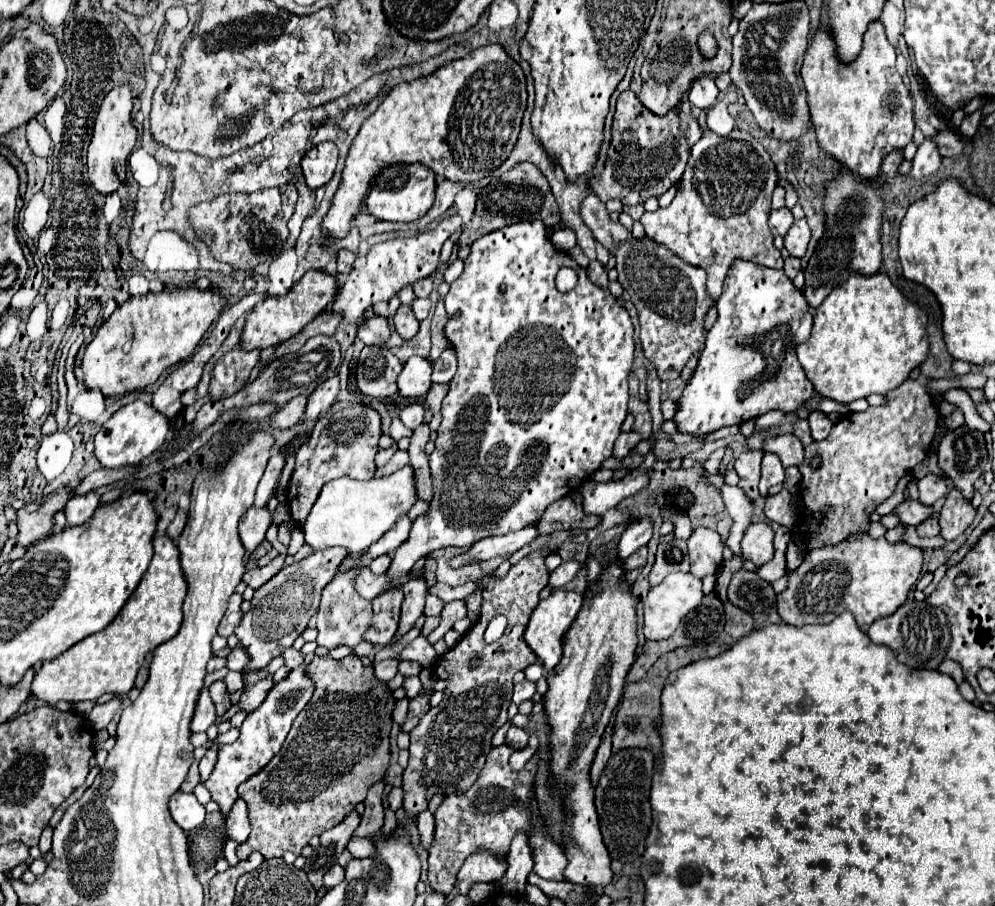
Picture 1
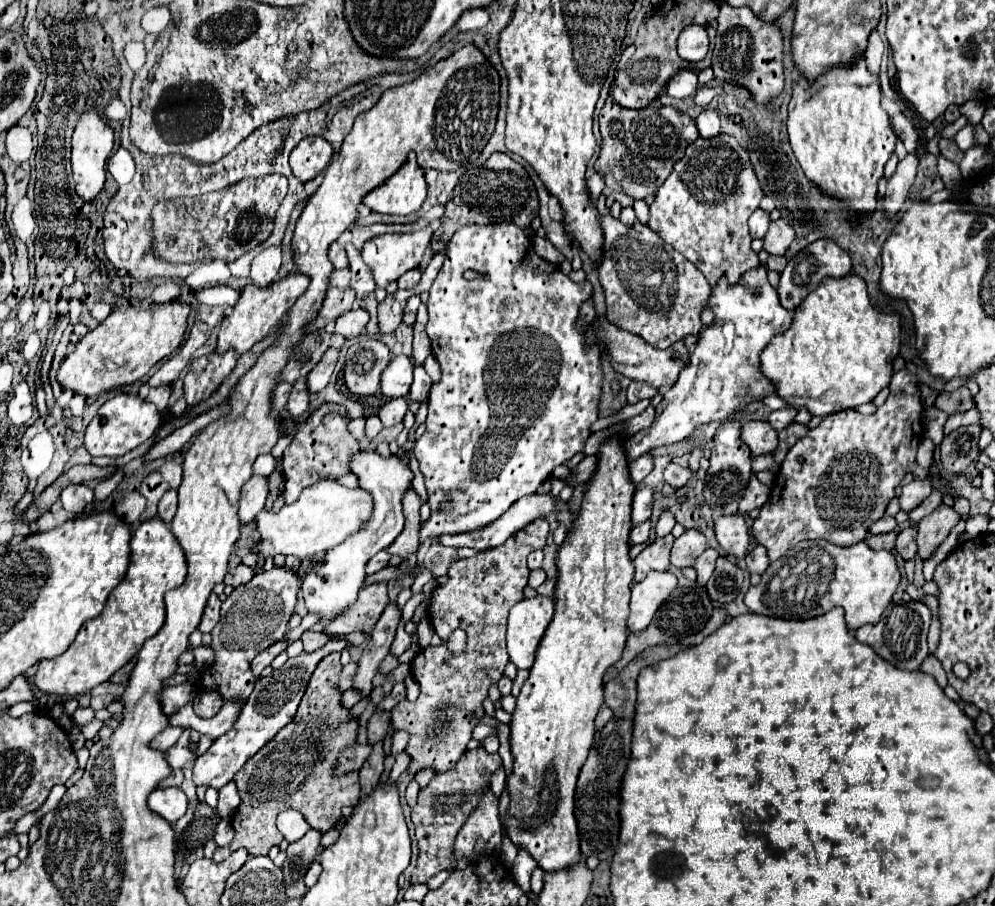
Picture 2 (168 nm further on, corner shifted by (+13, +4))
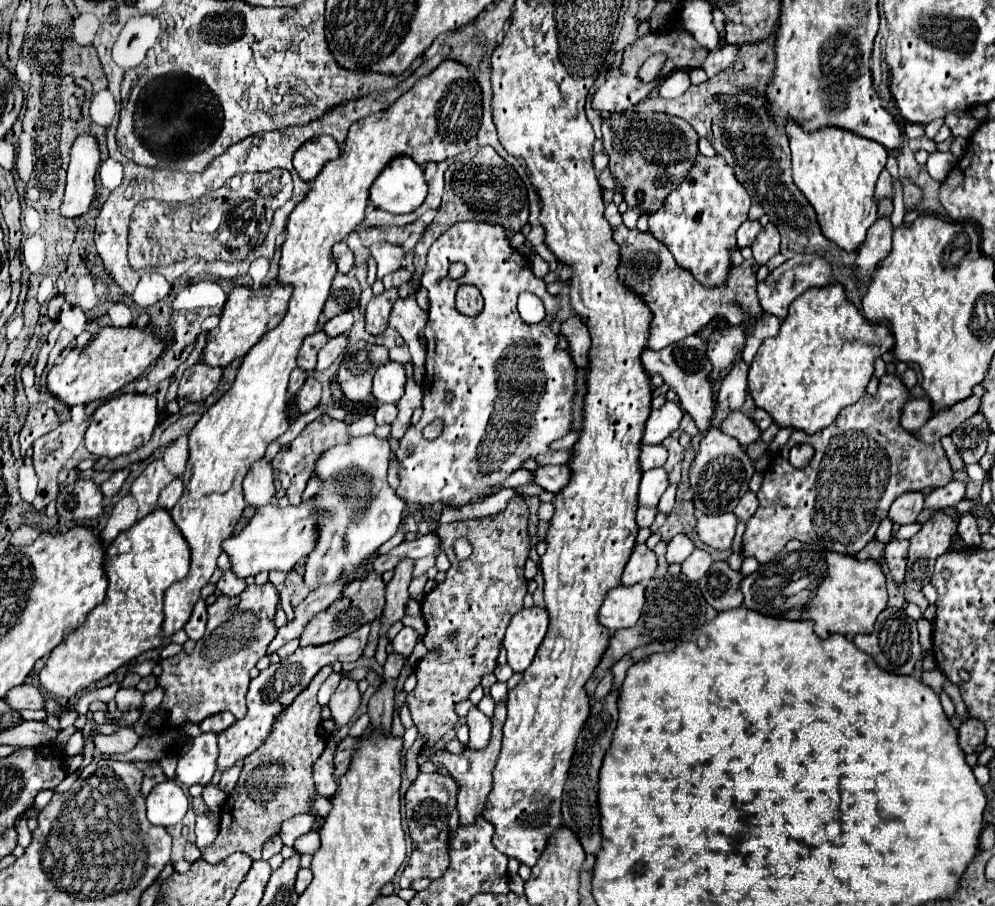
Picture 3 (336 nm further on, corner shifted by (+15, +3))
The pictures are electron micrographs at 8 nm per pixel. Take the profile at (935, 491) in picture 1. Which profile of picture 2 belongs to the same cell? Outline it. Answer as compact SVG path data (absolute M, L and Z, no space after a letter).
M912 480L910 484L902 486L902 492L898 496L900 508L904 512L914 510L930 492L932 492L932 482L930 480Z

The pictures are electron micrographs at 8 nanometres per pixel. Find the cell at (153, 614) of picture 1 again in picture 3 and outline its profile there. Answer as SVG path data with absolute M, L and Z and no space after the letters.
M158 507L136 525L122 531L108 545L106 561L106 599L88 613L80 629L76 629L50 653L46 665L38 673L40 685L50 695L72 697L114 673L118 667L130 663L144 651L162 647L166 643L182 645L189 639L183 629L175 634L175 640L160 635L164 591L172 583L184 579L190 567L188 543L176 529L168 511Z

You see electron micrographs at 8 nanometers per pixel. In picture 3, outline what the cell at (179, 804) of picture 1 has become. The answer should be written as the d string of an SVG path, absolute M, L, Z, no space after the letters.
M172 779L156 785L146 797L148 821L152 825L170 827L182 821L188 811L188 795Z

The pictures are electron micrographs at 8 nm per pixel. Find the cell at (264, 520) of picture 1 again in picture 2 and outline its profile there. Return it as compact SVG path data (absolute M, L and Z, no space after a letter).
M252 476L242 486L242 498L240 498L240 522L250 524L254 522L256 514L264 508L268 496L268 478L264 476Z

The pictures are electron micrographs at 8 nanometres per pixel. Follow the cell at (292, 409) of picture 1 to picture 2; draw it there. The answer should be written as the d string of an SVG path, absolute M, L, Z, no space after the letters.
M306 378L296 380L296 384L294 384L292 392L290 392L290 400L288 400L290 414L294 414L294 416L304 414L308 410L308 404L310 404L310 392L308 392Z

